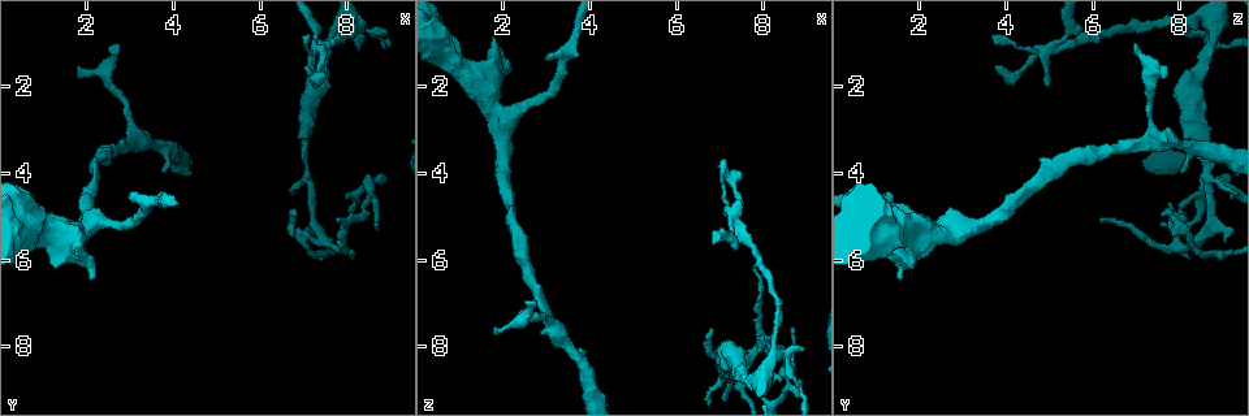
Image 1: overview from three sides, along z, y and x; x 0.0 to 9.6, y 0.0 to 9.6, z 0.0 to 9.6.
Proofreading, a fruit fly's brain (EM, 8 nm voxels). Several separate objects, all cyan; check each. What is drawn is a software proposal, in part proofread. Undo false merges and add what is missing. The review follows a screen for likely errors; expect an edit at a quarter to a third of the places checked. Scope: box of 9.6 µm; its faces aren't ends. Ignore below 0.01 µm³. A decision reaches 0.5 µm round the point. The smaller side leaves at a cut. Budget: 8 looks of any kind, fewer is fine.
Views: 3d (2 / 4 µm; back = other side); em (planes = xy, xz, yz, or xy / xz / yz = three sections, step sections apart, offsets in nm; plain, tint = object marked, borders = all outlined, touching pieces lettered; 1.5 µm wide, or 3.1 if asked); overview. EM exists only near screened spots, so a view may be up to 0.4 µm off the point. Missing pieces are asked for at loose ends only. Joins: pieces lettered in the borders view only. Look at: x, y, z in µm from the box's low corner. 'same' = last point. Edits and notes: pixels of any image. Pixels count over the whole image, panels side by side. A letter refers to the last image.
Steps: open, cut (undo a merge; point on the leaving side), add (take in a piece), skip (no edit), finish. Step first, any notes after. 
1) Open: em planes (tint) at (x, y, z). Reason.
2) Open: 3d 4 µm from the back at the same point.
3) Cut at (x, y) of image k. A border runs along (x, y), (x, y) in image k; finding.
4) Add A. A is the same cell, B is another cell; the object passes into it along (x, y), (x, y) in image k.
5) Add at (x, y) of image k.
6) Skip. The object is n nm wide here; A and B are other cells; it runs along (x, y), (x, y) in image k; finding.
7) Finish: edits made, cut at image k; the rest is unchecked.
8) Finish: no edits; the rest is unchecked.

Open: 3d 4 µm at (1.80, 5.70, 0.90). Stops while still wide.

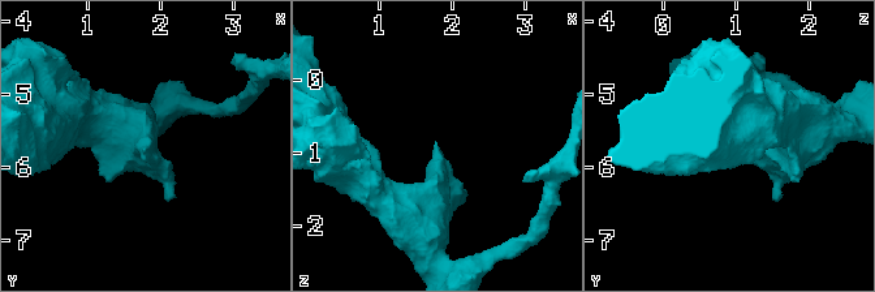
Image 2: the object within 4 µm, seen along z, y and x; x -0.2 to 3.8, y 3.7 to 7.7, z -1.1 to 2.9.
Open: em planes (borders) at (1.75, 5.75, 0.85).

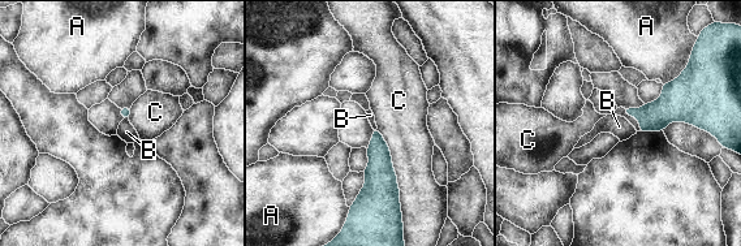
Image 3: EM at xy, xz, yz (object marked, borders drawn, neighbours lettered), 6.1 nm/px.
Skip. The longest contact is with C, 550 nm; A, B and C are other cells; a border runs along (377, 128), (390, 150), (401, 210) in image 3; none of them fits.

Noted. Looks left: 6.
Open: 3d 2 µm at (3.75, 3.90, 8.05). An open end.

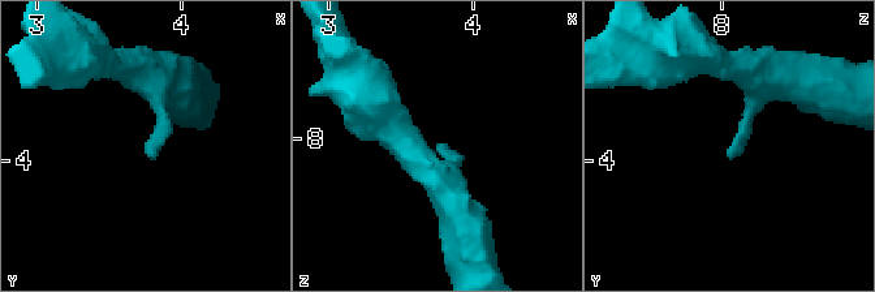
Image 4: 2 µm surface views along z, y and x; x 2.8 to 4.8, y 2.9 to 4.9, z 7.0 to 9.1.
Open: em yz step 4 (borders) at (3.78, 3.96, 8.04). Now the EM.

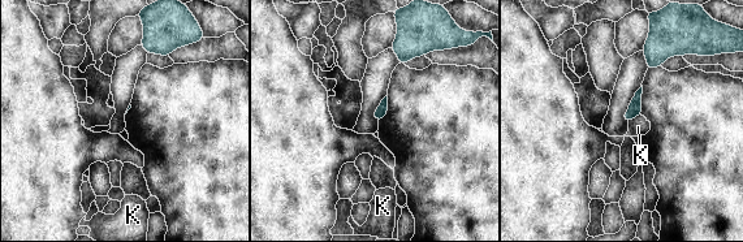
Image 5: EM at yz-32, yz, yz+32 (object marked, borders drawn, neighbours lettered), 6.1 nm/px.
Skip. K is another cell; a border runs along (640, 115), (636, 115), (627, 122) in image 5; no lettered piece goes on from it.

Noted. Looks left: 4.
Open: 3d 2 µm at (7.60, 1.05, 5.45). Abrupt turn.

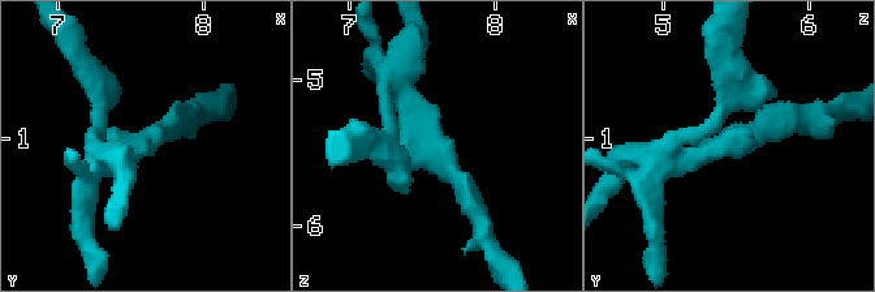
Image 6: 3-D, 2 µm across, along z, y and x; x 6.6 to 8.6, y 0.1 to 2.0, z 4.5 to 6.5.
Open: em xy step 4 (tint) at (7.58, 1.04, 5.50). 3 arms meet here; the arms are 180, 200, 220 nm wide.

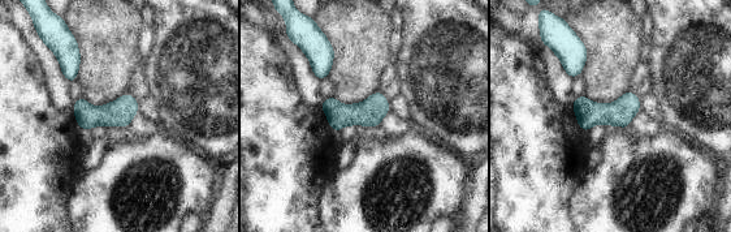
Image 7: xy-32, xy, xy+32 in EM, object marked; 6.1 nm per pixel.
Open: em planes (borders) at the same point. Another direction.

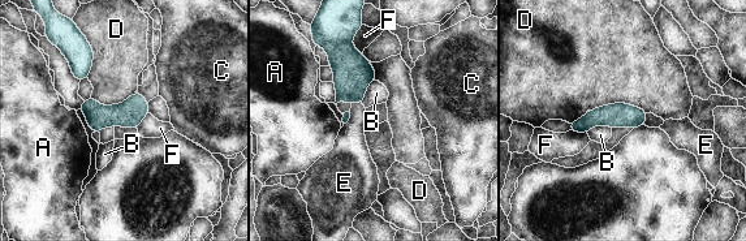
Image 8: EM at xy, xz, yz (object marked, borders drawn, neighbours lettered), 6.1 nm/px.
Cut at (339, 17) of image 8. A, B, C, D, E and F are other cells; two neurons meet here.

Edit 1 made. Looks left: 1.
Finish: edits made, cut at image 8; the rest is unchecked.

